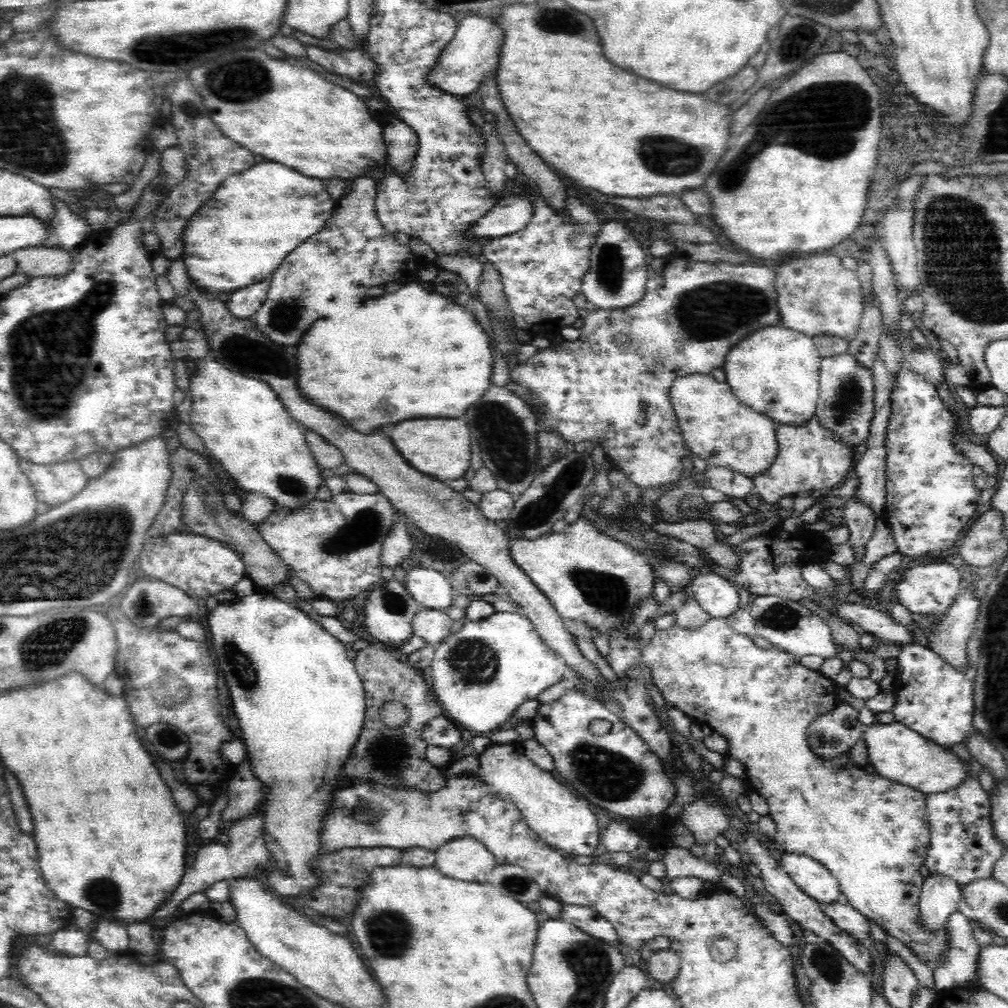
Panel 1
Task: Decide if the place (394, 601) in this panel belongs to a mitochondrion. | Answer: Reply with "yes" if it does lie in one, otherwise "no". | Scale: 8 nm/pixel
yes

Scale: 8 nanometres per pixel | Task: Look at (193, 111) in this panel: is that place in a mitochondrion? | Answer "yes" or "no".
yes

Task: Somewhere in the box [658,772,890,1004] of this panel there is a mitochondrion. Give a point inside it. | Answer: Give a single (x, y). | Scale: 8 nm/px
(823, 960)

